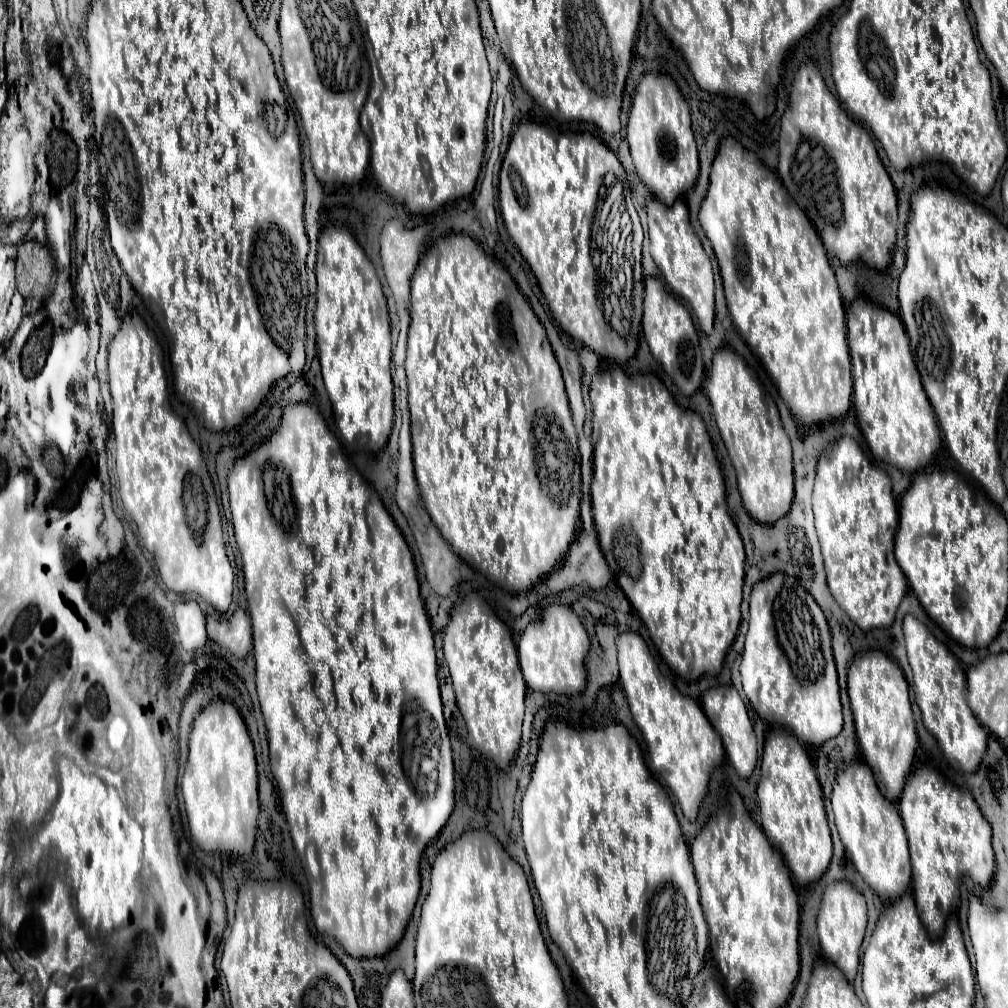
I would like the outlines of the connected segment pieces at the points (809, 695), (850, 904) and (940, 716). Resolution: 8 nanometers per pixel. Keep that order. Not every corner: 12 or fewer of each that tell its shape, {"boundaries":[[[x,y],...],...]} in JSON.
{"boundaries":[[[785,574],[753,586],[739,670],[763,720],[839,736],[831,632]],[[845,880],[823,892],[823,956],[857,974],[867,928],[865,896]],[[903,618],[915,702],[951,766],[975,772],[987,748],[959,660]]]}

